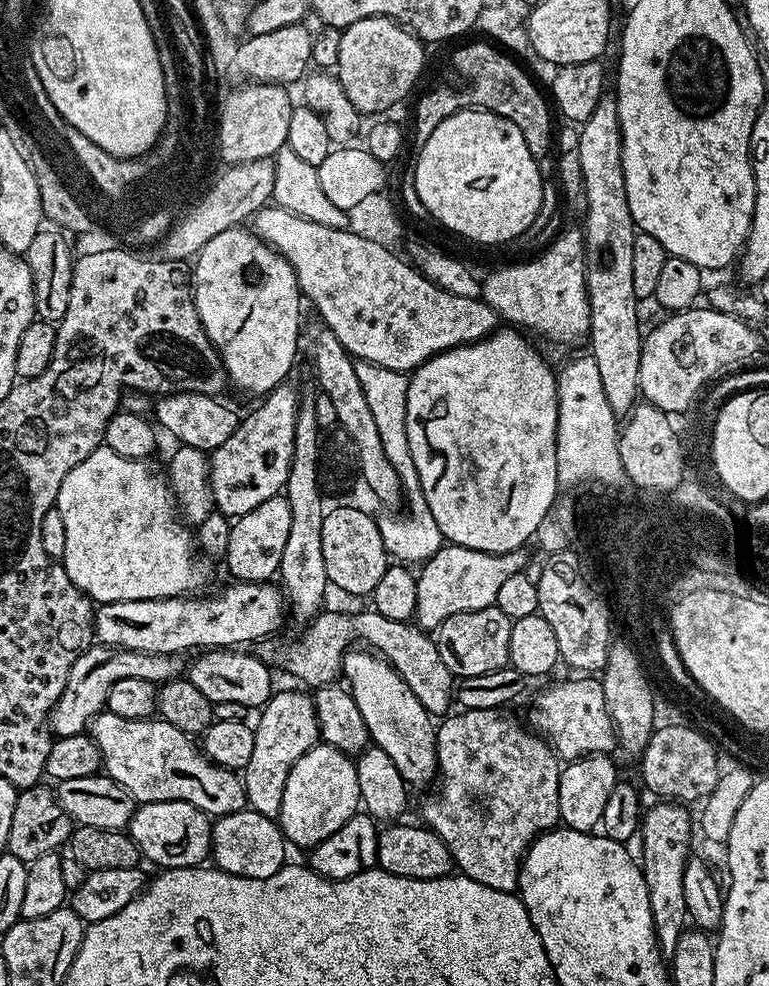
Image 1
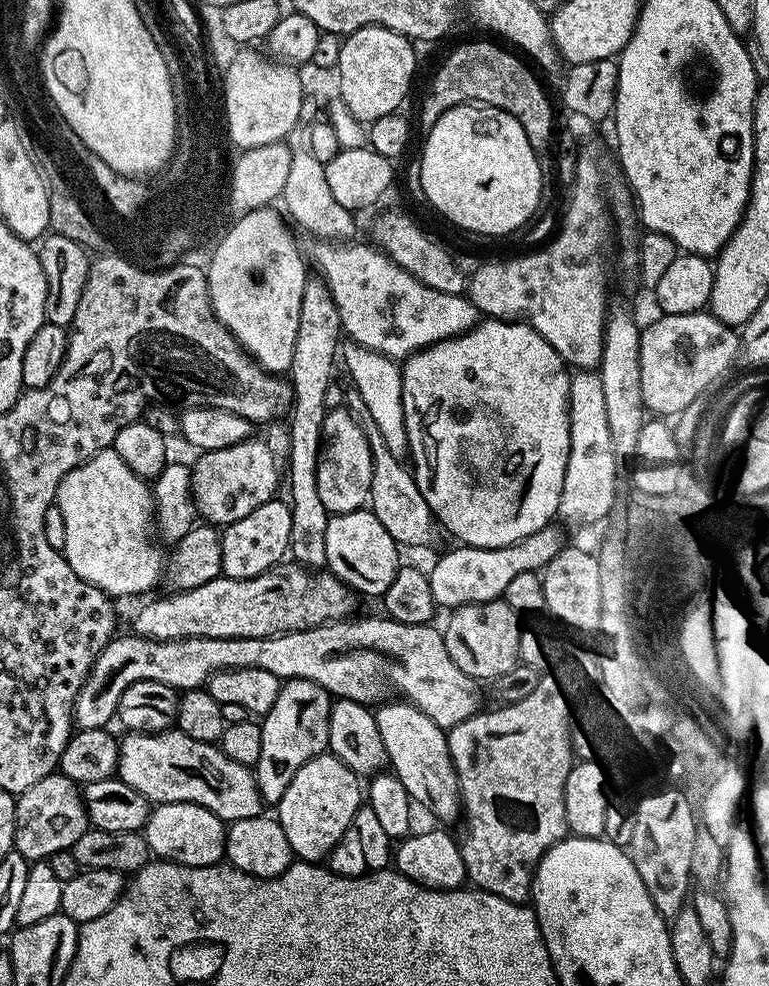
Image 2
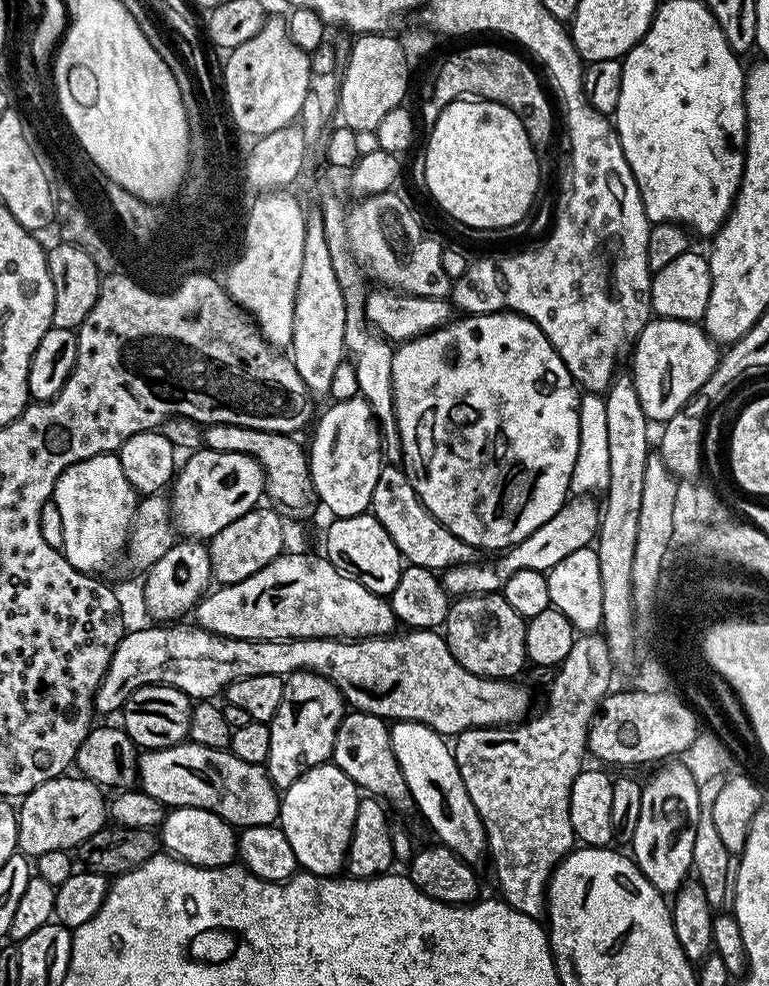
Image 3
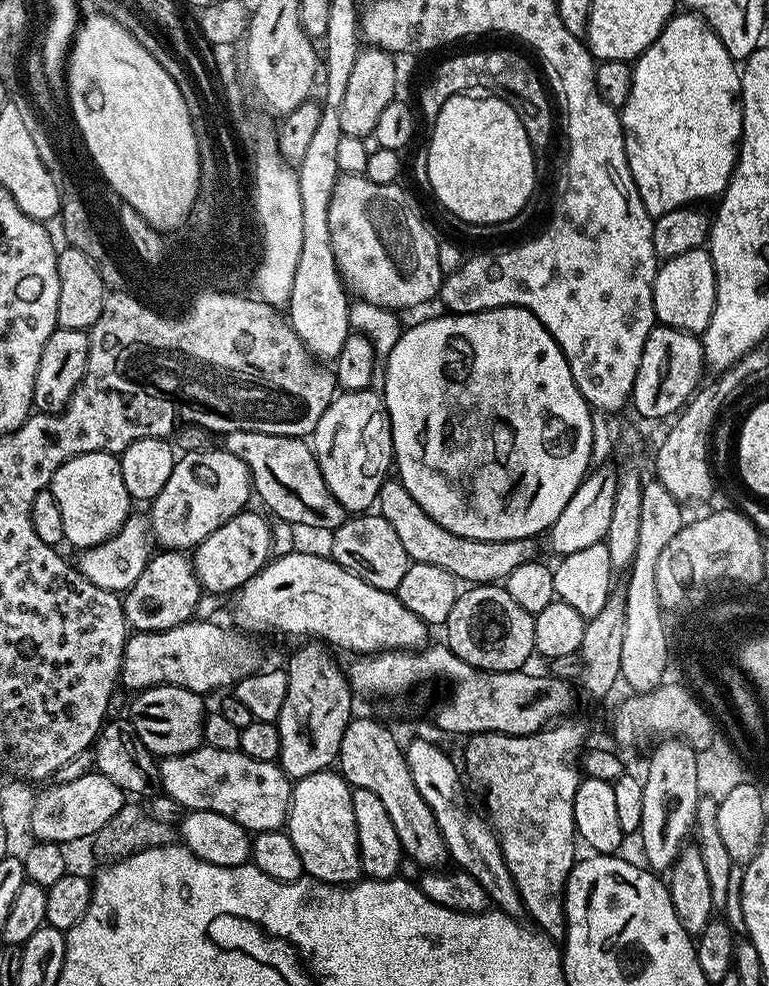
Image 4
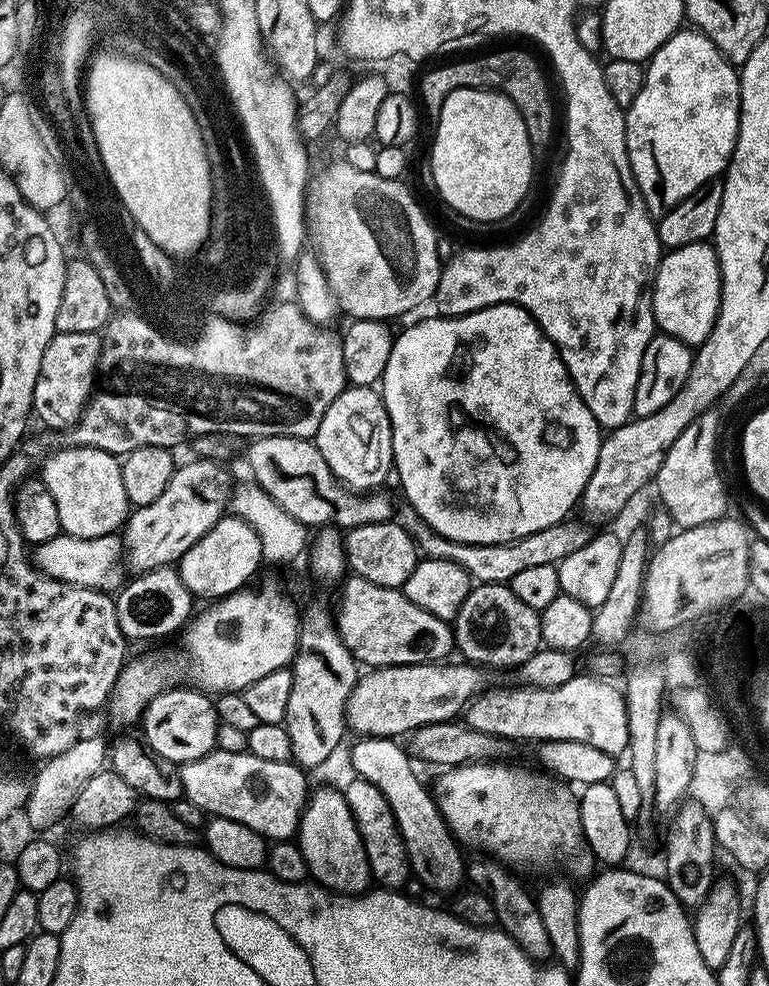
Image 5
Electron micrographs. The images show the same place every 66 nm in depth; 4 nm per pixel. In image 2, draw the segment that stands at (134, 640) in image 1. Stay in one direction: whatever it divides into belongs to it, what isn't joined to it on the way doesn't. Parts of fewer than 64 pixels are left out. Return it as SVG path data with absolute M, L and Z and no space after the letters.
M281 562L276 567L249 580L235 580L226 575L206 582L185 592L173 591L172 596L152 600L136 612L131 631L151 640L185 640L186 638L258 638L279 636L282 632L297 632L303 628L315 628L333 620L342 620L352 608L353 593L348 585L327 571L312 571L296 562Z

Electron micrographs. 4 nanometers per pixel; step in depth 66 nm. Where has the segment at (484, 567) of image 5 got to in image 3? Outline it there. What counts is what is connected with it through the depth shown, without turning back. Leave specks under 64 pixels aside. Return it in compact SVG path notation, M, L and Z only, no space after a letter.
M403 467L382 468L378 482L375 483L370 512L378 518L378 522L382 522L382 526L386 526L386 534L394 538L394 546L398 546L401 557L409 565L429 570L443 570L459 564L470 564L477 559L477 547L455 537L426 508L408 480L408 473Z

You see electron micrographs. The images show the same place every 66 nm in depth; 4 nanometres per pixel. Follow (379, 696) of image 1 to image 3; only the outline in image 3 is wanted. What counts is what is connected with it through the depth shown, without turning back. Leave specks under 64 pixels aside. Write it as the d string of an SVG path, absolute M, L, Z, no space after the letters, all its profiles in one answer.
M413 720L395 721L390 731L394 758L398 758L402 778L406 778L415 811L420 811L421 818L432 827L432 832L436 835L433 837L454 850L454 854L458 854L458 858L462 858L467 864L480 866L483 860L485 863L488 856L486 830L482 826L478 810L474 810L474 802L470 802L470 793L466 790L466 782L462 782L456 754L449 741L430 726Z

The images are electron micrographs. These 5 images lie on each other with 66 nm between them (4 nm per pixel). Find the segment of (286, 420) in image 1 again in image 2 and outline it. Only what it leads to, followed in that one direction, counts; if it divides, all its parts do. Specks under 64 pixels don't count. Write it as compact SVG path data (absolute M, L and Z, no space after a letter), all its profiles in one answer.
M249 438L239 440L234 446L226 446L222 450L213 452L200 452L196 464L191 465L192 470L192 500L196 504L197 513L207 523L217 526L227 526L238 522L238 518L246 518L250 510L258 510L268 500L277 495L276 483L281 483L282 468L276 465L276 452L264 440Z

